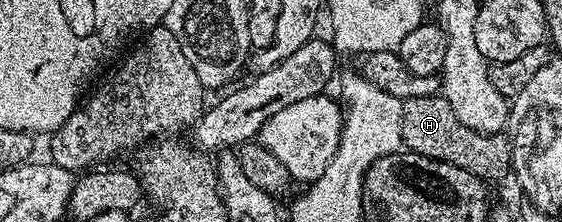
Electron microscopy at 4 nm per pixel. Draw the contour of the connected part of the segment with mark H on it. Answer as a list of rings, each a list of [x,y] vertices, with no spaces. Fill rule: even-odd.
[[[442,95],[404,100],[401,135],[404,146],[410,152],[461,167],[480,177],[484,183],[502,182],[512,172],[510,140],[503,133],[478,133],[465,127],[457,115],[453,115],[453,107],[449,107]]]

